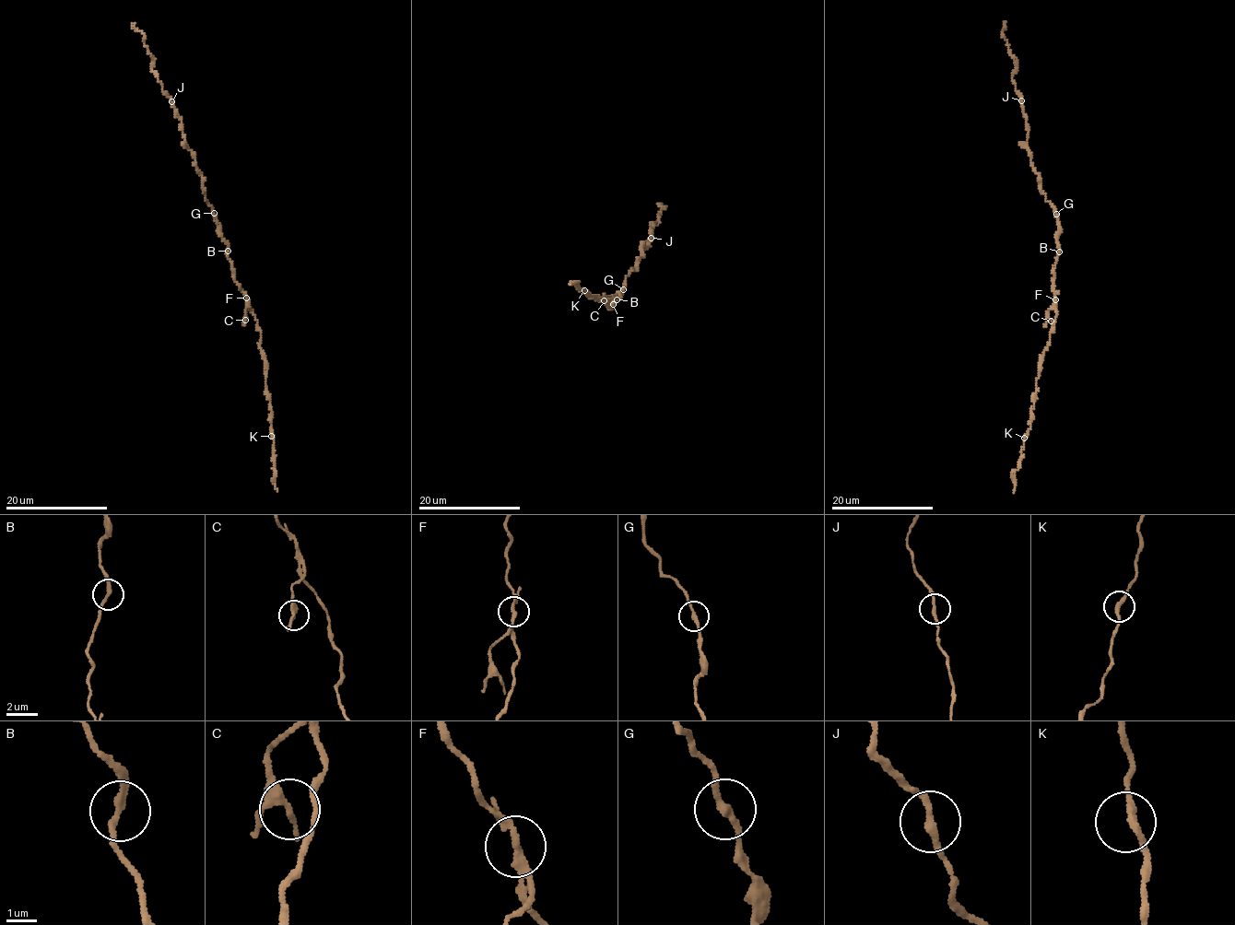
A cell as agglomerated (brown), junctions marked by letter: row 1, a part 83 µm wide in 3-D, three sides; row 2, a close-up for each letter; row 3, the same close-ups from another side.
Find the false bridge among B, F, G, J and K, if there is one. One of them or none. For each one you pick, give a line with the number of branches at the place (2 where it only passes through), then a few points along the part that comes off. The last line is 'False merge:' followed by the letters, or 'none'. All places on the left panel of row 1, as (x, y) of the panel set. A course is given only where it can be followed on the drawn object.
F: Branches: 2. Course of the part to remove: (246, 298), (249, 304), (243, 324)
False merge: F

